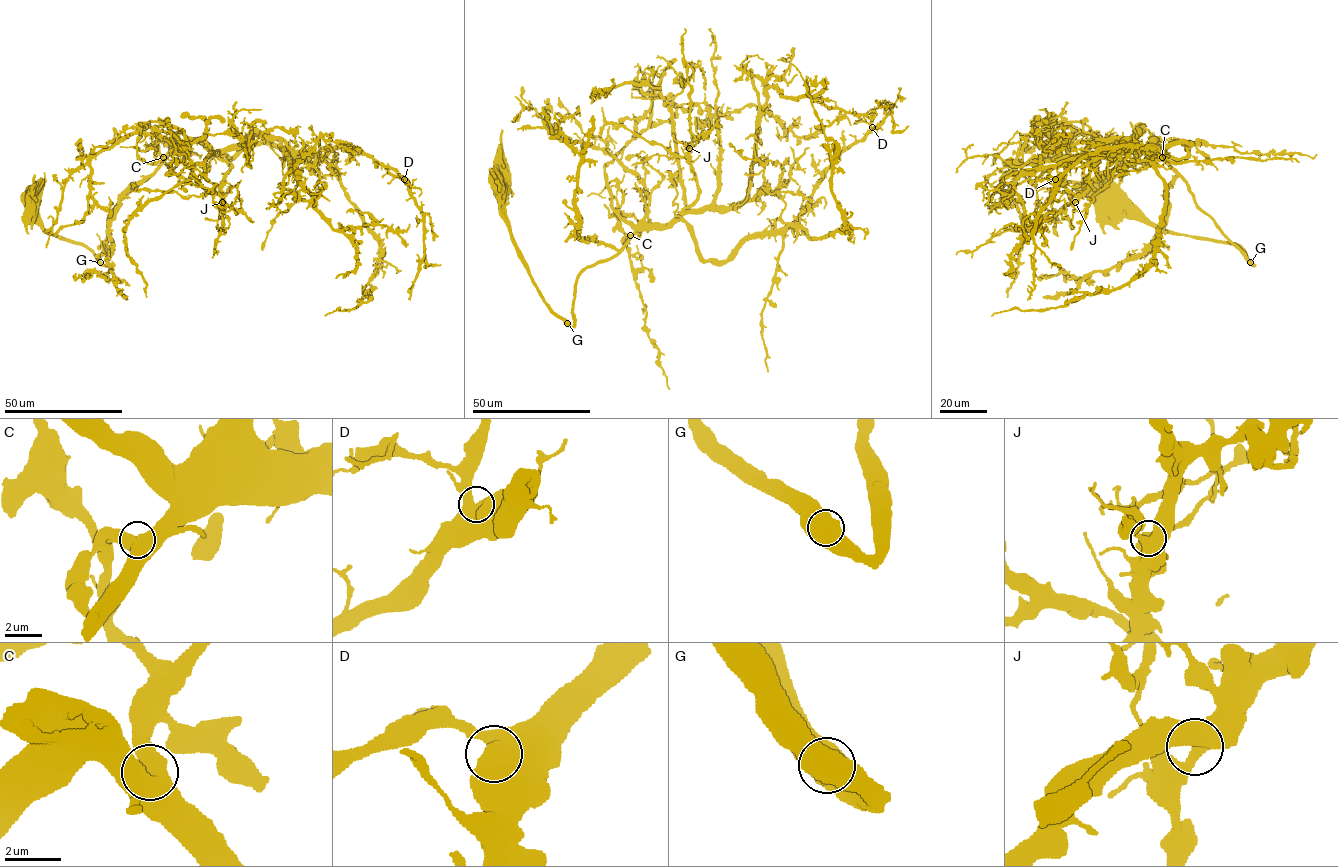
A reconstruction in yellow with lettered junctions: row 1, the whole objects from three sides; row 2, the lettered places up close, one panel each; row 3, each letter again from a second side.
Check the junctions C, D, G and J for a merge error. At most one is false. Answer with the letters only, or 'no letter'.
no letter

